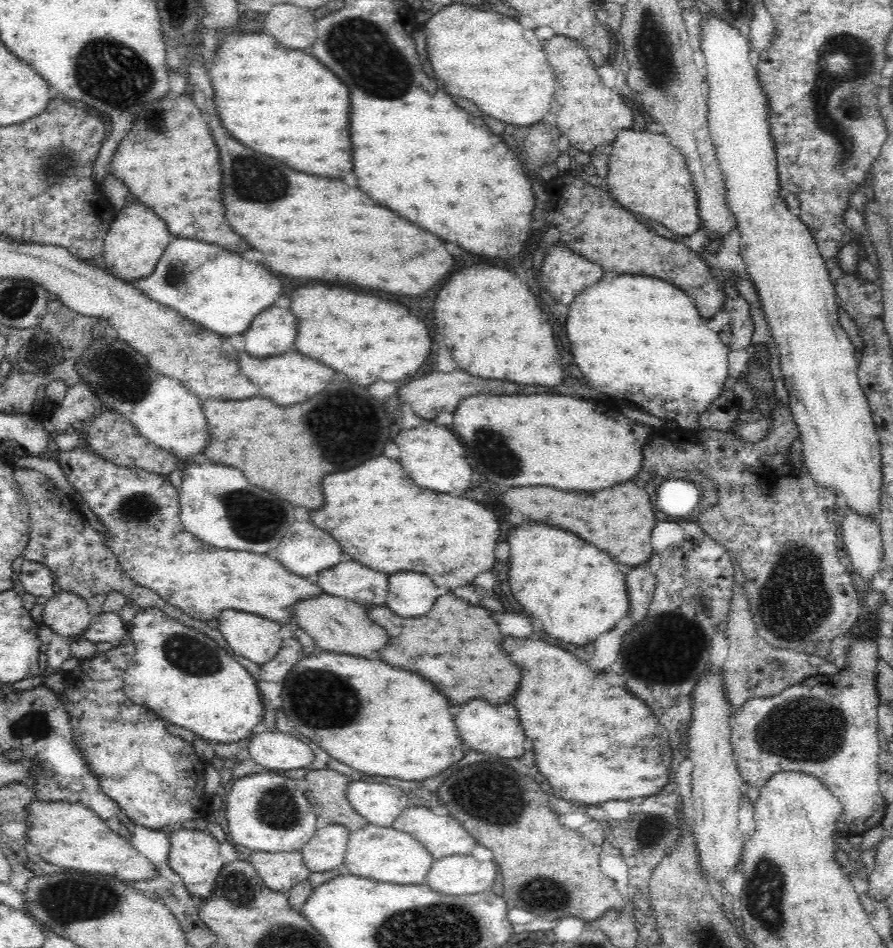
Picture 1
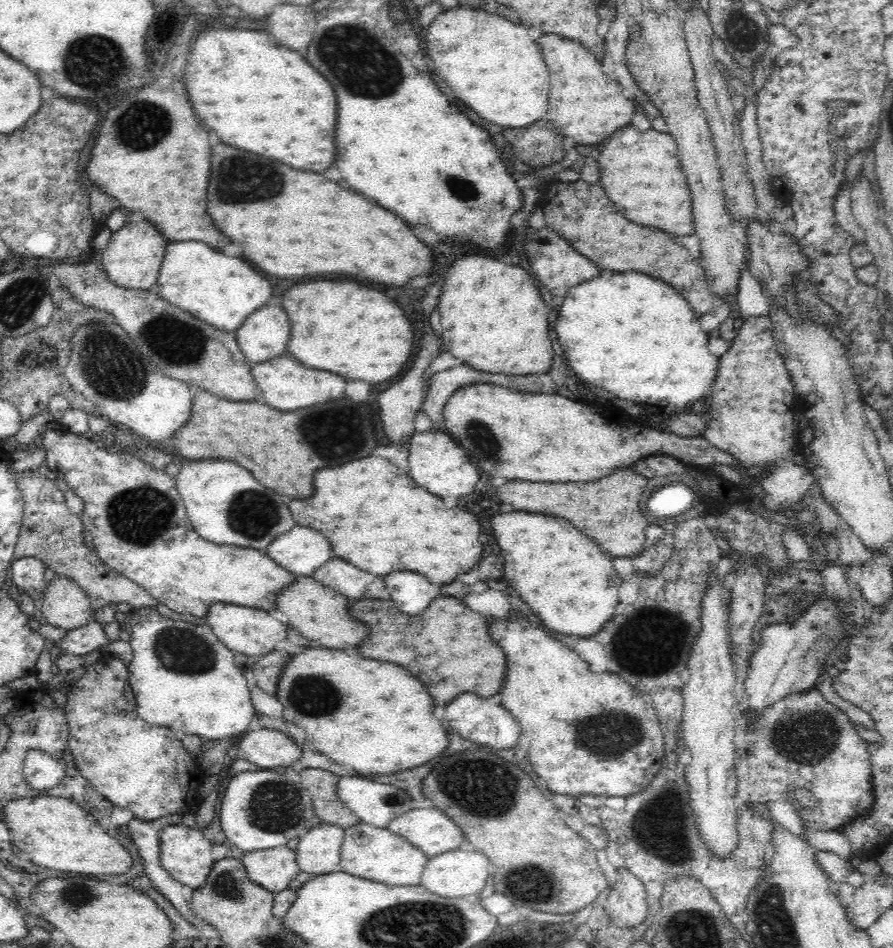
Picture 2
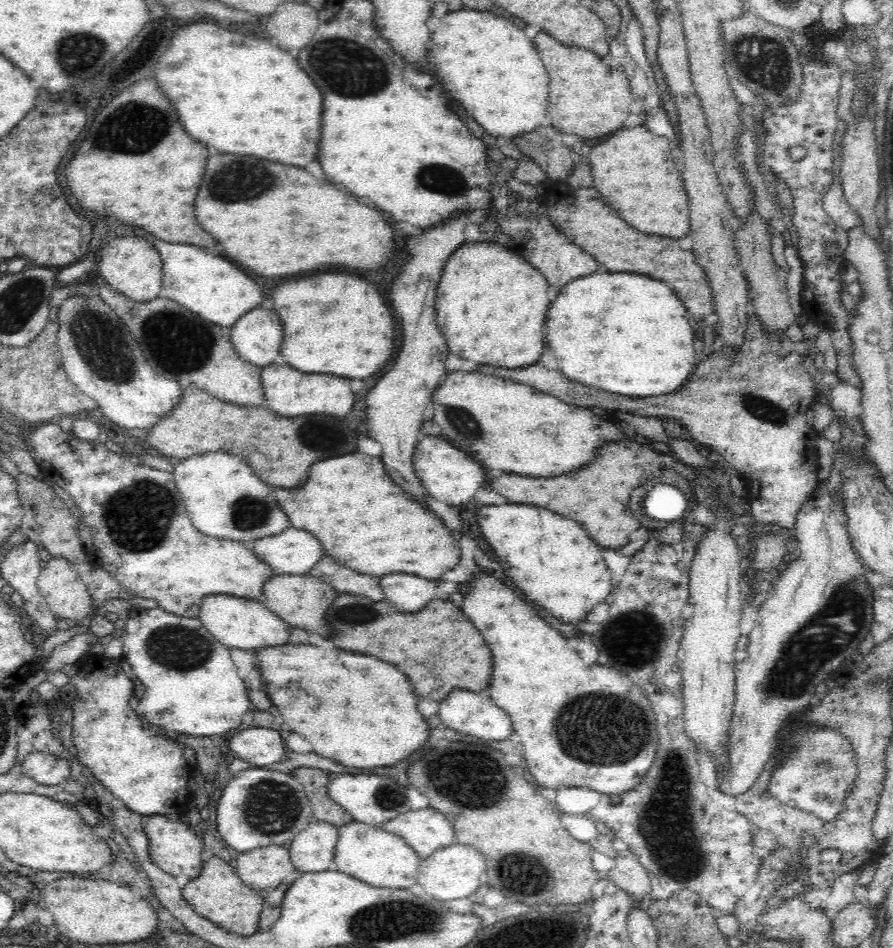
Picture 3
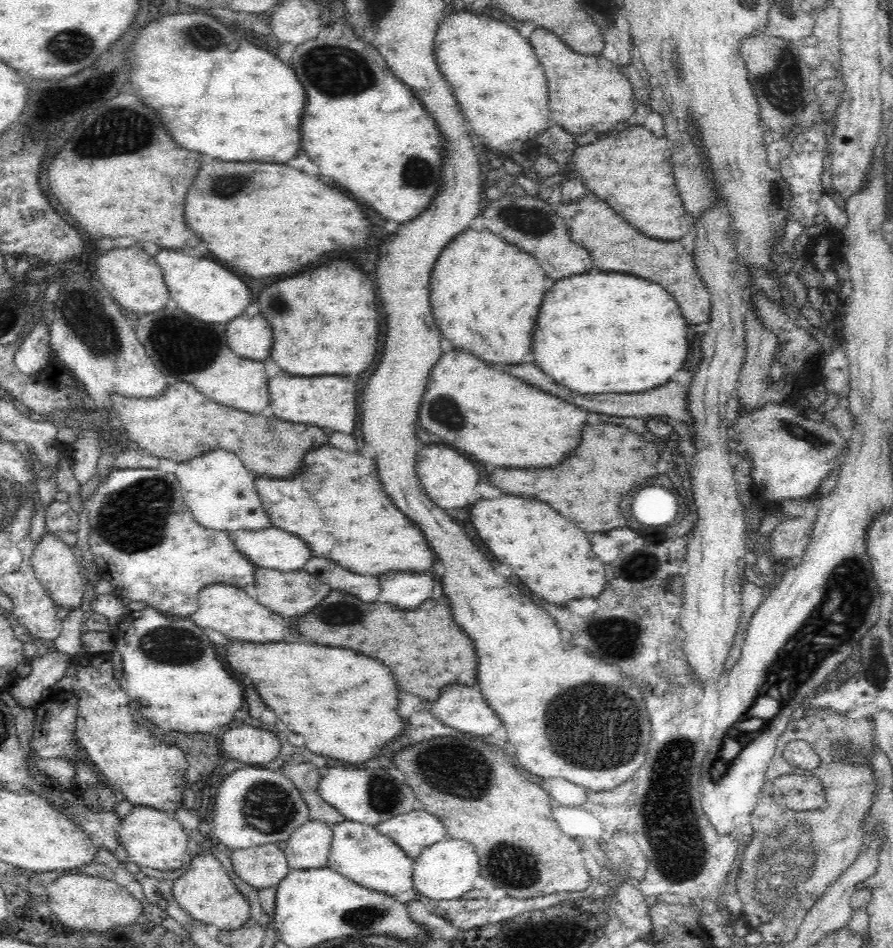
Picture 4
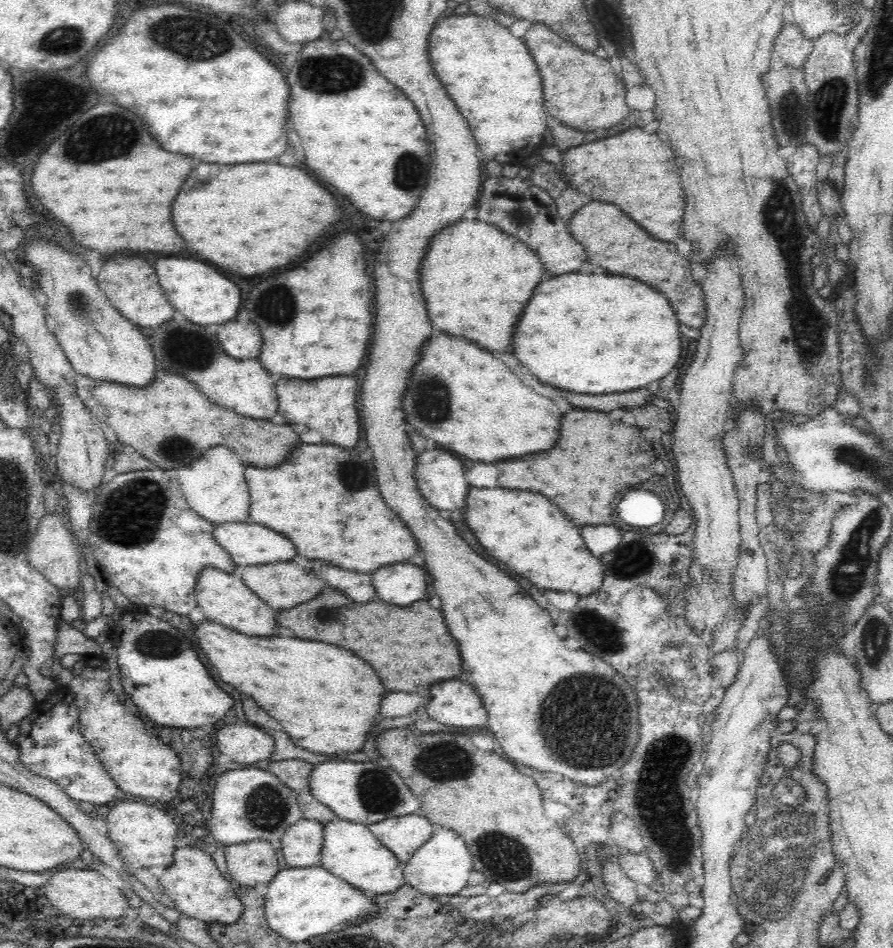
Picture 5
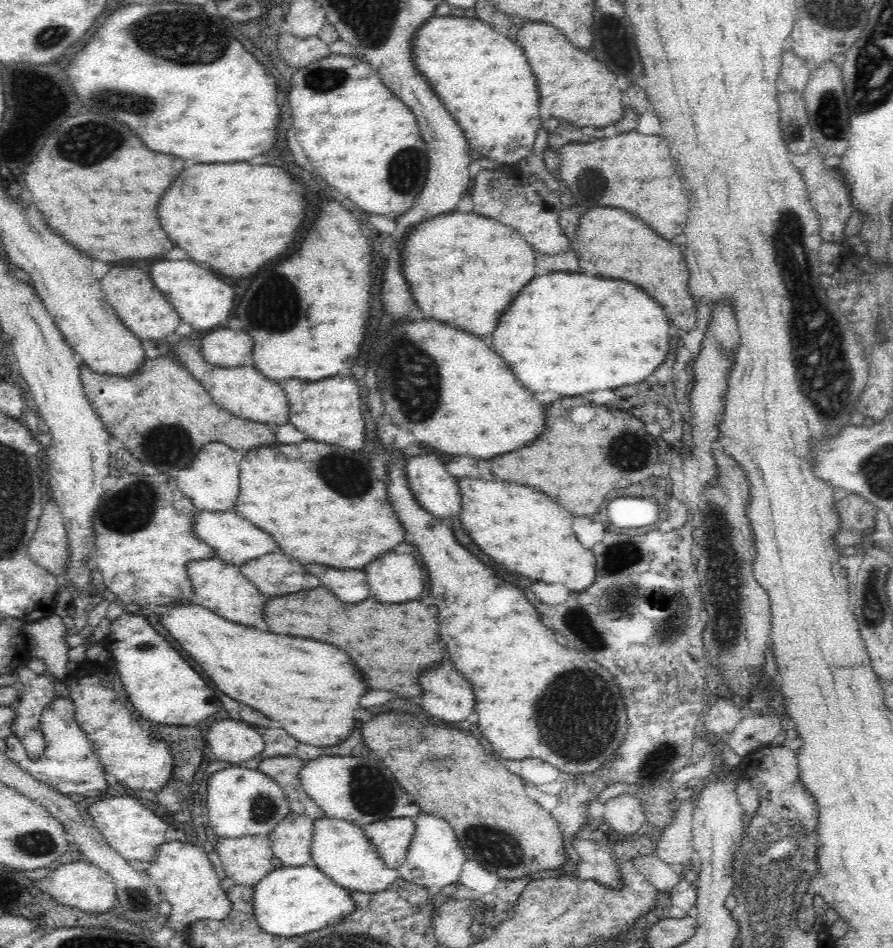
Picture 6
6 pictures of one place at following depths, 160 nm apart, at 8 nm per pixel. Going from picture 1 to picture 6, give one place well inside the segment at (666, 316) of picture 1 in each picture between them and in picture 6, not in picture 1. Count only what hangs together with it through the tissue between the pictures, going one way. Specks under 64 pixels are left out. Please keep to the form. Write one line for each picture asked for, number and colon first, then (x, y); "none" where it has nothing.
2: (632, 335)
3: (628, 334)
4: (598, 333)
5: (592, 334)
6: (558, 334)

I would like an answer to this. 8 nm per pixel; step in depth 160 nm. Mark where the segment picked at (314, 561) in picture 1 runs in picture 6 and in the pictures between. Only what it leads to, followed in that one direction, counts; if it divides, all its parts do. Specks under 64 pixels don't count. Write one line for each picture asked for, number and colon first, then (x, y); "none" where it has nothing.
2: (301, 550)
3: (291, 552)
4: (273, 548)
5: (247, 543)
6: (235, 540)

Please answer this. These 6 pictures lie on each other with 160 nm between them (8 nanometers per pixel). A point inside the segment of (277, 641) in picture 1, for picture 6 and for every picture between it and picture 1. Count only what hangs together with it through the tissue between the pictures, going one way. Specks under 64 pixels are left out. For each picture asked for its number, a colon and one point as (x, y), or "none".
2: (249, 631)
3: (245, 623)
4: (233, 611)
5: (224, 599)
6: (221, 587)

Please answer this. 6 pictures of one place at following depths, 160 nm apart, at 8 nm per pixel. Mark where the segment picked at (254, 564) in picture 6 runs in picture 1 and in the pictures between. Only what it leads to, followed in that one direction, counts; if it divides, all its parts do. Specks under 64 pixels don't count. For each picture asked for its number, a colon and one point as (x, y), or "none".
1: (336, 624)
2: (317, 612)
3: (299, 600)
4: (289, 594)
5: (284, 584)

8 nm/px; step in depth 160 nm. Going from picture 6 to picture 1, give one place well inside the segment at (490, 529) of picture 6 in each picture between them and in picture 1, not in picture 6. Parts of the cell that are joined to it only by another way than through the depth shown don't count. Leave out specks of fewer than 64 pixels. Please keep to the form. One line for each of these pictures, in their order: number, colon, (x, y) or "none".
1: (577, 592)
2: (568, 583)
3: (551, 559)
4: (550, 555)
5: (524, 530)

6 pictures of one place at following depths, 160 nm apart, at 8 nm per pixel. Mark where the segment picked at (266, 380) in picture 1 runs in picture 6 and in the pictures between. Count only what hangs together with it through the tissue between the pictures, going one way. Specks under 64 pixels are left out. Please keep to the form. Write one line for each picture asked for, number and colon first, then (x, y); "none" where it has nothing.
2: (287, 385)
3: (288, 392)
4: (329, 402)
5: (328, 405)
6: (328, 411)

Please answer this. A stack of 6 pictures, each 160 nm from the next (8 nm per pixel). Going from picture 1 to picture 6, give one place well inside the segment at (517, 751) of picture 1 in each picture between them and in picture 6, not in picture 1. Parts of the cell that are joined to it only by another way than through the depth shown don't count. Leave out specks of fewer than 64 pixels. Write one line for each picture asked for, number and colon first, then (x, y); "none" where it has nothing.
2: (472, 717)
3: (472, 713)
4: (462, 707)
5: (455, 703)
6: (445, 693)

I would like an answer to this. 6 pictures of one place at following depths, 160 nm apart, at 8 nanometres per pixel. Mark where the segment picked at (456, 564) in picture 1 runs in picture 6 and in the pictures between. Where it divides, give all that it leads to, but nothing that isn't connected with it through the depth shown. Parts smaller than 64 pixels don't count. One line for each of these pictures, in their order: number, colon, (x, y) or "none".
2: (376, 518)
3: (363, 520)
4: (336, 505)
5: (325, 499)
6: (290, 491)

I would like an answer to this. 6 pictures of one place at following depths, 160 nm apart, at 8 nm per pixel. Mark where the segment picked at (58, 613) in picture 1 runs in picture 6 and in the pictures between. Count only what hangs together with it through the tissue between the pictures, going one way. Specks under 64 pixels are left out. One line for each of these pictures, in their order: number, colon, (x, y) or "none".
2: (65, 605)
3: (65, 592)
4: (56, 565)
5: (53, 551)
6: (48, 547)

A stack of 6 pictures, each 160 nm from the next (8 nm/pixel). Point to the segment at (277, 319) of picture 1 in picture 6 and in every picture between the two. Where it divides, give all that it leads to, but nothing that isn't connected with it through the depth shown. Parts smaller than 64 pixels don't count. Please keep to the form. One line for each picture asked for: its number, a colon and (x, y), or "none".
2: (264, 335)
3: (257, 336)
4: (250, 337)
5: (240, 340)
6: (224, 348)

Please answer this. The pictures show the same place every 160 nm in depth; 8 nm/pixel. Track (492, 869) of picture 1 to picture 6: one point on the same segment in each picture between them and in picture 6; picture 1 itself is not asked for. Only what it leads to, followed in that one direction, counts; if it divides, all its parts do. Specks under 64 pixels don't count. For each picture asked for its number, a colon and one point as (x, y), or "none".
2: (461, 873)
3: (455, 871)
4: (444, 871)
5: (441, 866)
6: (434, 857)

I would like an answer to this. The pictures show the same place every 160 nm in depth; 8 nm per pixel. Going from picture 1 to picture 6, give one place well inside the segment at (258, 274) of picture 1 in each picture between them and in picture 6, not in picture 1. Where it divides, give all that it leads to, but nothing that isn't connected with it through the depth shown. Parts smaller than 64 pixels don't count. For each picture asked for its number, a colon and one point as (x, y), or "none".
2: (222, 291)
3: (208, 286)
4: (200, 287)
5: (204, 297)
6: (202, 301)

